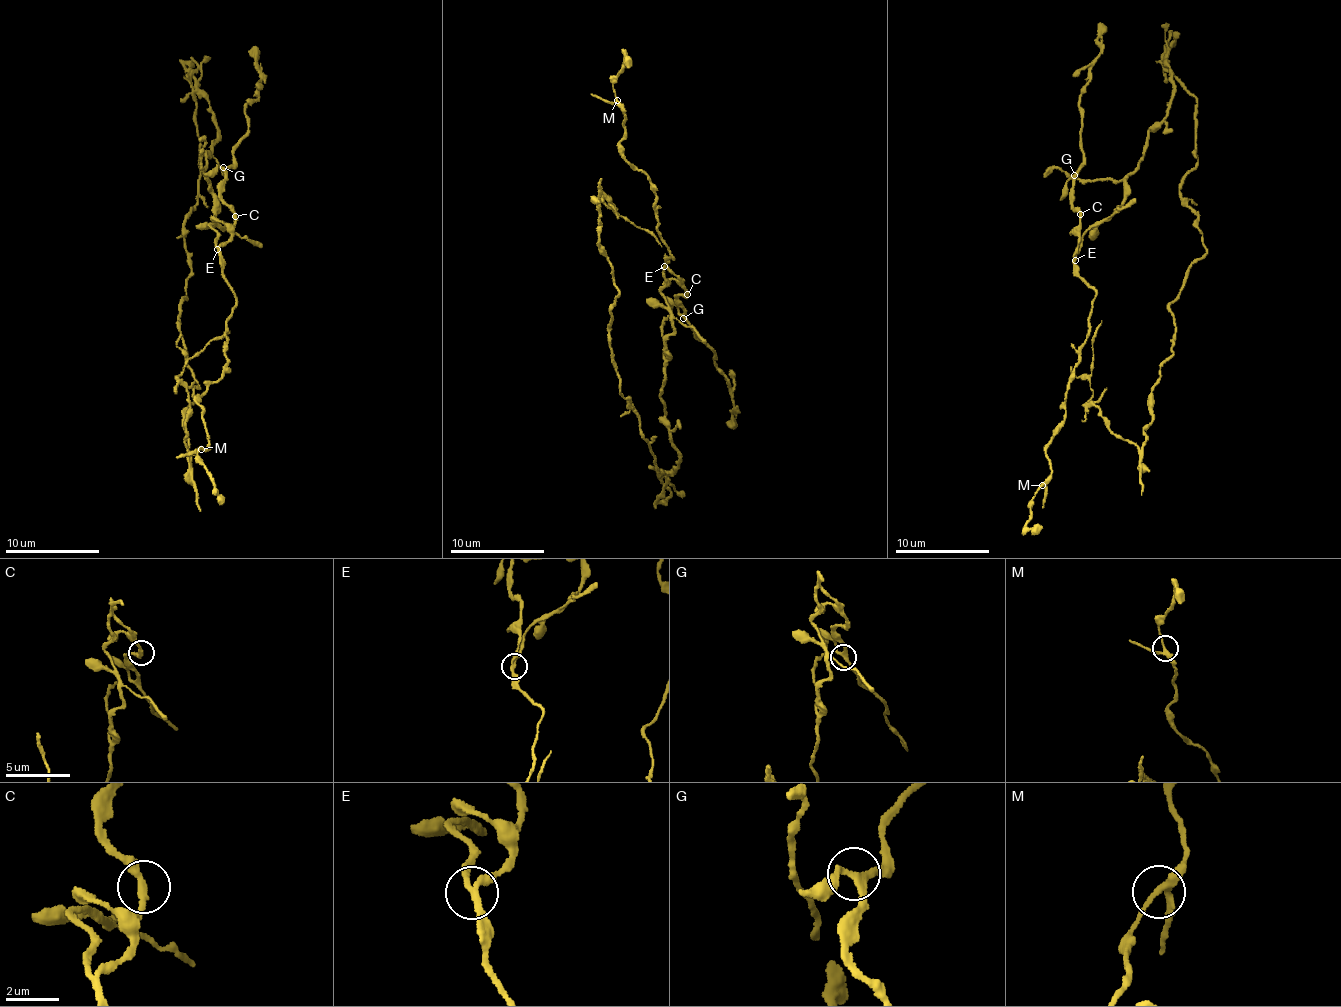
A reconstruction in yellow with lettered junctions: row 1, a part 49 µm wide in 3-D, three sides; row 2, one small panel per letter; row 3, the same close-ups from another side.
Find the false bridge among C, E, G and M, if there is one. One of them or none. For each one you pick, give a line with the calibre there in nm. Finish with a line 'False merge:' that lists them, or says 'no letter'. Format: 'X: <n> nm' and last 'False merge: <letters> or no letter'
E: 220 nm
False merge: E

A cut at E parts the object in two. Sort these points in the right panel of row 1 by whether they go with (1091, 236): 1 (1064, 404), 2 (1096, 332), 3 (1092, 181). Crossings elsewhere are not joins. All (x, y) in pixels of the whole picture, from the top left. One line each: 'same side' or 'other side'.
1: other side
2: same side
3: same side

